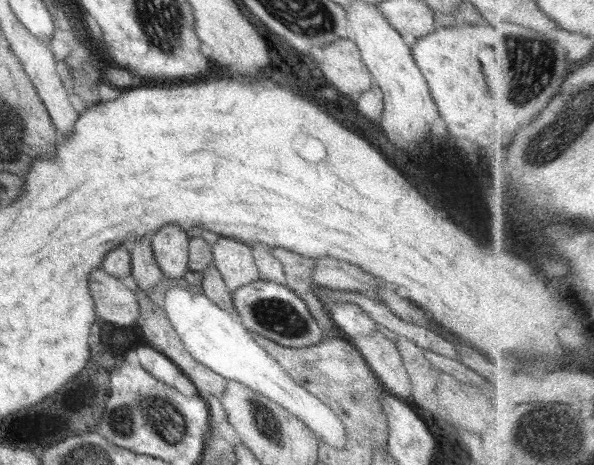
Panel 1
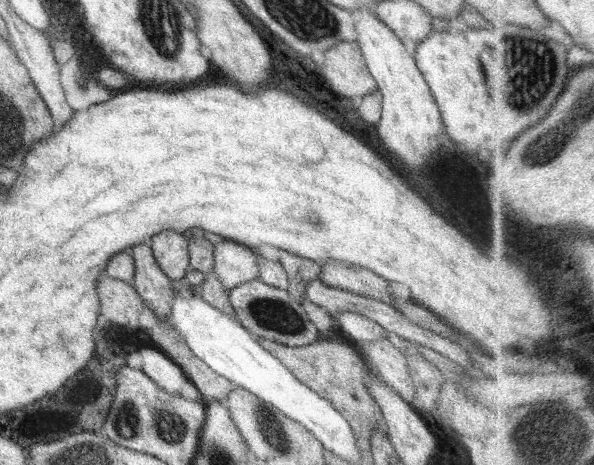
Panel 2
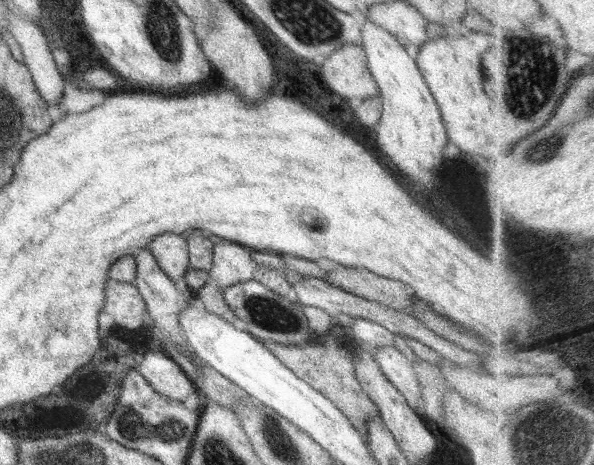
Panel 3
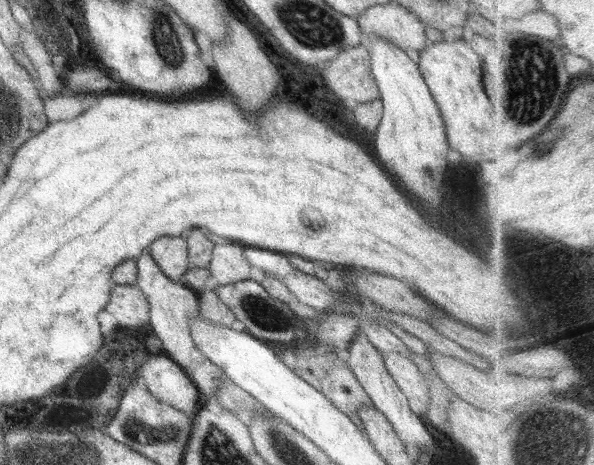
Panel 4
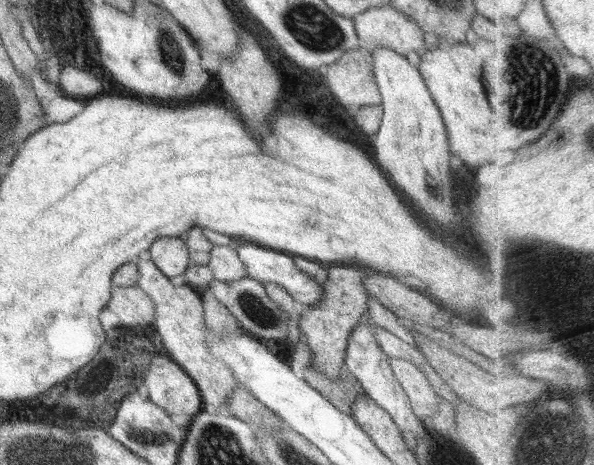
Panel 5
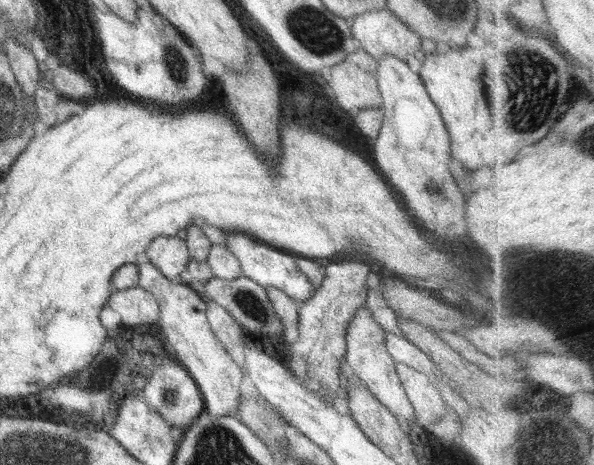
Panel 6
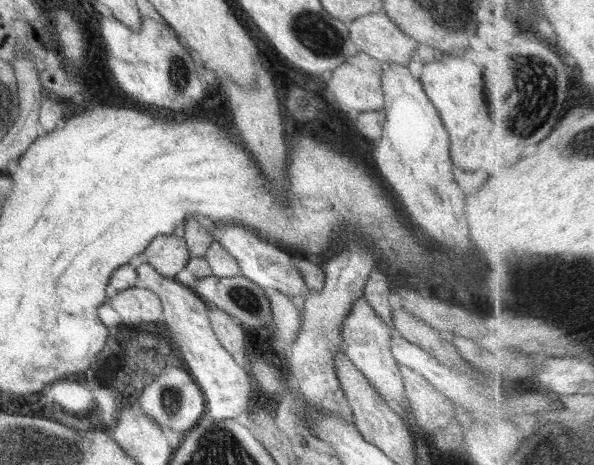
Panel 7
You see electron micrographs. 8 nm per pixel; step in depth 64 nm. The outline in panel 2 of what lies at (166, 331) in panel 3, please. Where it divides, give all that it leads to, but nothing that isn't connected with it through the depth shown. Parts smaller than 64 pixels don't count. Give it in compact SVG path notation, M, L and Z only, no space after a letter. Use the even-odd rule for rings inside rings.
M149 242L129 248L133 256L135 273L132 285L146 307L152 310L158 319L171 320L170 302L177 292L171 280L162 272L154 258Z

